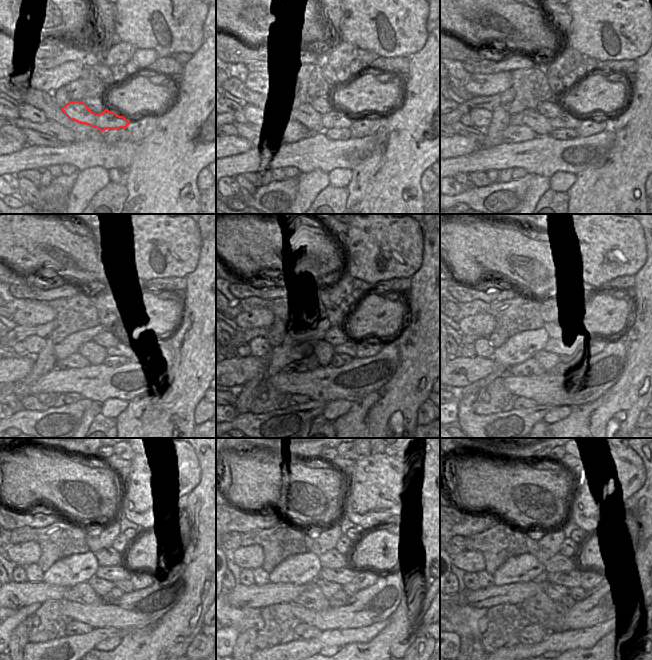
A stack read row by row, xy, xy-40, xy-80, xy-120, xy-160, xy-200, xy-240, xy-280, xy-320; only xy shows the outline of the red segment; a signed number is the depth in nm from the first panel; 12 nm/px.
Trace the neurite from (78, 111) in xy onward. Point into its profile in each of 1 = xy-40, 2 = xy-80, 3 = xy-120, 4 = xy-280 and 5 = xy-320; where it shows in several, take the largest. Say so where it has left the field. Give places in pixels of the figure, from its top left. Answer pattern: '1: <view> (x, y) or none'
1: xy-40 (306, 115)
2: xy-80 (532, 118)
3: xy-120 (94, 353)
4: xy-280 (328, 588)
5: xy-320 (555, 591)

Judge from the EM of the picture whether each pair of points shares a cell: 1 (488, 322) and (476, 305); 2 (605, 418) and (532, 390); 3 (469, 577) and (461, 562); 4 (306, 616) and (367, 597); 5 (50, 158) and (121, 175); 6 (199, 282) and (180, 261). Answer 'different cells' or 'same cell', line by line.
1: different cells
2: different cells
3: different cells
4: same cell
5: different cells
6: different cells

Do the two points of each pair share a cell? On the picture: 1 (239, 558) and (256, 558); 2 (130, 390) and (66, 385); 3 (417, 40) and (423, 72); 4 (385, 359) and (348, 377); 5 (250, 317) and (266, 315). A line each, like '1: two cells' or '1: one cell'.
1: one cell
2: one cell
3: two cells
4: one cell
5: one cell

